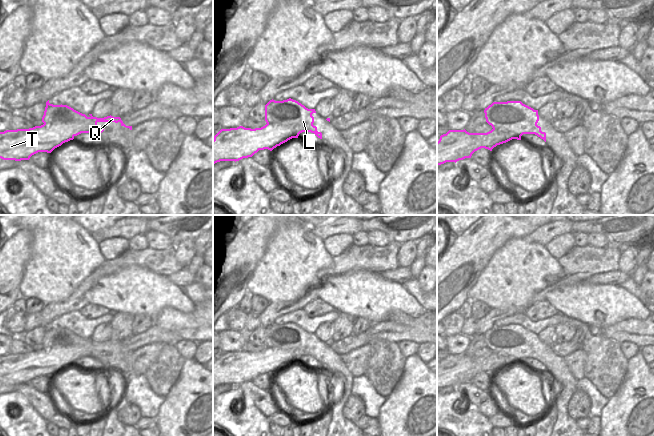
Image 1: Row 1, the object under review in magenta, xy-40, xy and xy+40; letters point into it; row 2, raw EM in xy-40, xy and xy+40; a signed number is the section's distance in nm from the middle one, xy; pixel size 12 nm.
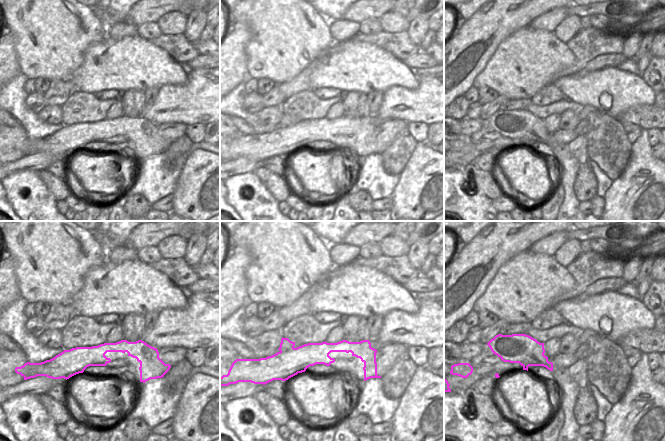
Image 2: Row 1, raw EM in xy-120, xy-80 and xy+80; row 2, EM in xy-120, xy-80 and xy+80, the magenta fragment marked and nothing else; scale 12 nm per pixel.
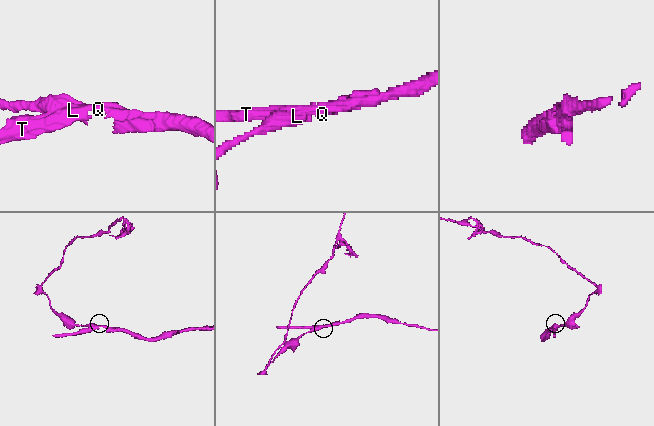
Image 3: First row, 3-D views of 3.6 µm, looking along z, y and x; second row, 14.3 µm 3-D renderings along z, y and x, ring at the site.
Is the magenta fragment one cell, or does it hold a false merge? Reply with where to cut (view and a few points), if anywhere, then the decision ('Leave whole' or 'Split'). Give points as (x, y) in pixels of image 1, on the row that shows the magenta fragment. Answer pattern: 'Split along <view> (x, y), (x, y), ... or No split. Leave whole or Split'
Split along xy-40 (91, 117), (83, 121), (54, 121), (44, 124). Split.

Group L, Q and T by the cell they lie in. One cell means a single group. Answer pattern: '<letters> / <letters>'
L / Q T

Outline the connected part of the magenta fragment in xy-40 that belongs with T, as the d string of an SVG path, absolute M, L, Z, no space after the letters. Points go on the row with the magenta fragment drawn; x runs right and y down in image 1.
M107 116L104 118L91 117L81 121L54 122L52 124L43 124L29 129L6 130L0 132L0 158L3 160L29 160L30 157L38 152L51 153L55 148L63 143L73 140L75 136L81 133L93 133L99 135L104 131L97 126L98 122L115 122L121 123L121 126L132 130L132 126L126 126L120 117Z

